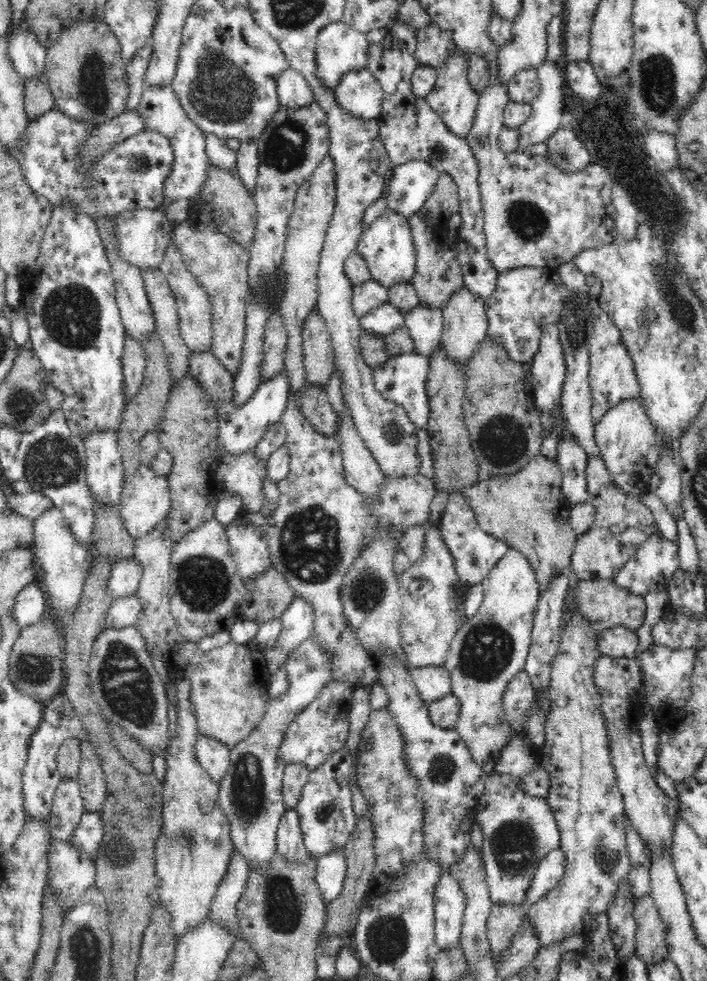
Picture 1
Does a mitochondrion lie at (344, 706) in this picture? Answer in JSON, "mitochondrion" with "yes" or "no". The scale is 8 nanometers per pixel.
{"mitochondrion":"no"}

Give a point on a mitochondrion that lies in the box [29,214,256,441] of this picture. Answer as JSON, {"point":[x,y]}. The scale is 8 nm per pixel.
{"point":[71,315]}

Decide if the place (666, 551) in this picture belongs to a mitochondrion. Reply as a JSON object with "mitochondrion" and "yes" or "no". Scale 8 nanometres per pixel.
{"mitochondrion":"no"}

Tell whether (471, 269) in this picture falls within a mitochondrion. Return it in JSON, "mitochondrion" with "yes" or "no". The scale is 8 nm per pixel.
{"mitochondrion":"no"}

